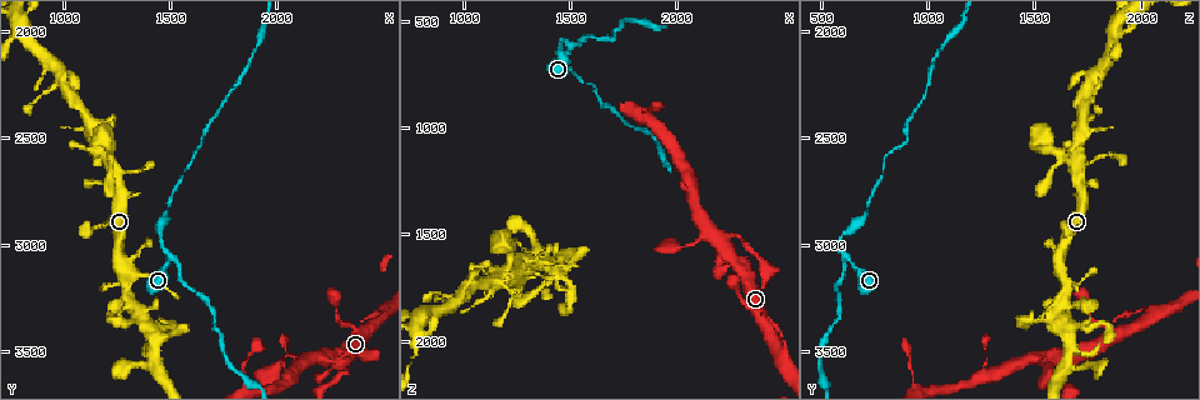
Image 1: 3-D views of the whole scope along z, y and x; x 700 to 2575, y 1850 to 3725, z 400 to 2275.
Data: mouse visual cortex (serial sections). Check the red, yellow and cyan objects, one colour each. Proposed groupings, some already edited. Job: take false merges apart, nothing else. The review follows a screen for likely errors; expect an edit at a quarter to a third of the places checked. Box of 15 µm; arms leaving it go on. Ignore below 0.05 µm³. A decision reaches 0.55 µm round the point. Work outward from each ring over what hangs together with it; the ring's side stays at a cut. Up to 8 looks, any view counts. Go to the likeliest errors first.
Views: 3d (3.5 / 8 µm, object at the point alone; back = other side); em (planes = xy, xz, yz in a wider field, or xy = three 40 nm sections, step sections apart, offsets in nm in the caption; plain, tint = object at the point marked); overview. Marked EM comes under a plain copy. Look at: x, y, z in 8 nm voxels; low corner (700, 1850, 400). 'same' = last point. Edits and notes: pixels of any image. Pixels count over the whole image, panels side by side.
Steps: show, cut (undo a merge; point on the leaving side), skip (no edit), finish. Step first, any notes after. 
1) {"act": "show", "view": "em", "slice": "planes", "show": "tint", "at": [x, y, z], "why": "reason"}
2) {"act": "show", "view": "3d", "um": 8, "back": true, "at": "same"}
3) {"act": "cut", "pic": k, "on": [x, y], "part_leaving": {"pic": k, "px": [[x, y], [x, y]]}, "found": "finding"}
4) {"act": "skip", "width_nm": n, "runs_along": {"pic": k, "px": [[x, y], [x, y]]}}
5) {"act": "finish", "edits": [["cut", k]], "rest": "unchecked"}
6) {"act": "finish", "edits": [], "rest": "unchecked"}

{"act": "show", "view": "3d", "um": 3.5, "back": true, "at": [1480, 3050, 620], "why": "three-way junction"}

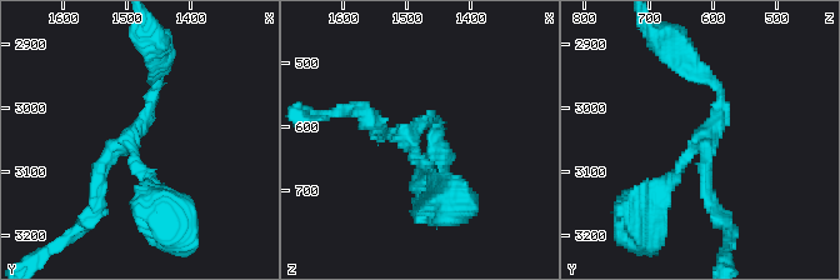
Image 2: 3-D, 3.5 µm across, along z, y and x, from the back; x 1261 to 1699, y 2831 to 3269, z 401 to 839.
{"act": "show", "view": "em", "slice": "xy", "step": 3, "show": "tint", "at": [1495, 3055, 620]}

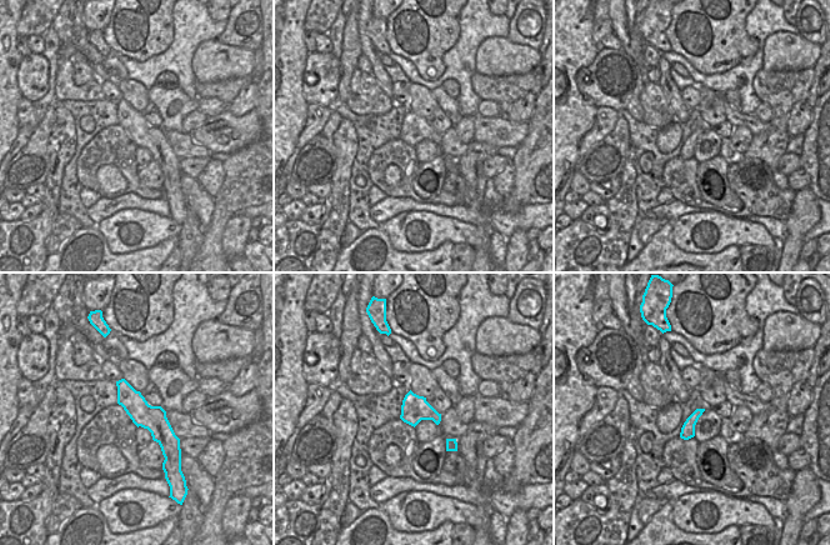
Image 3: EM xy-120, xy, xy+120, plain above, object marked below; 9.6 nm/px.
{"act": "skip", "arm_widths_nm": [150, 150, 200], "runs_along": {"pic": 2, "px": [[653, 203], [718, 119], [720, 91], [704, 73]]}, "found": "all the same cell"}

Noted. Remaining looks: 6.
{"act": "show", "view": "3d", "um": 8, "at": [2290, 3520, 1660], "why": "two arms at a narrow angle"}

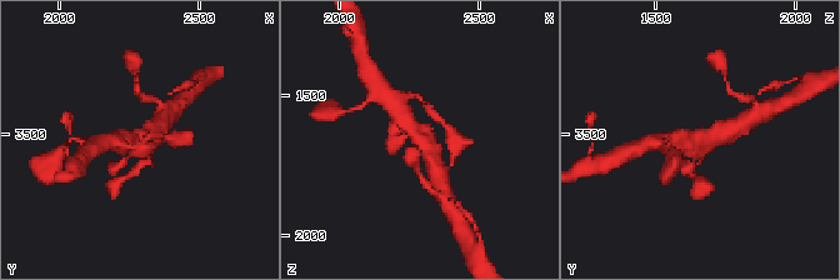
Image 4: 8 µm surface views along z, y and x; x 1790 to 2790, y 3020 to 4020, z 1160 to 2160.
{"act": "show", "view": "3d", "um": 3.5, "at": [2310, 3540, 1650], "why": "zoom in"}

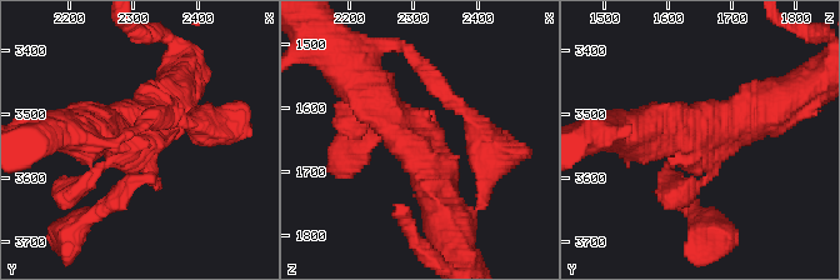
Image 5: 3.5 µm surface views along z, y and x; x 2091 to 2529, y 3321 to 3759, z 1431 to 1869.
{"act": "show", "view": "em", "slice": "xy", "step": 3, "show": "tint", "at": [2300, 3525, 1660]}

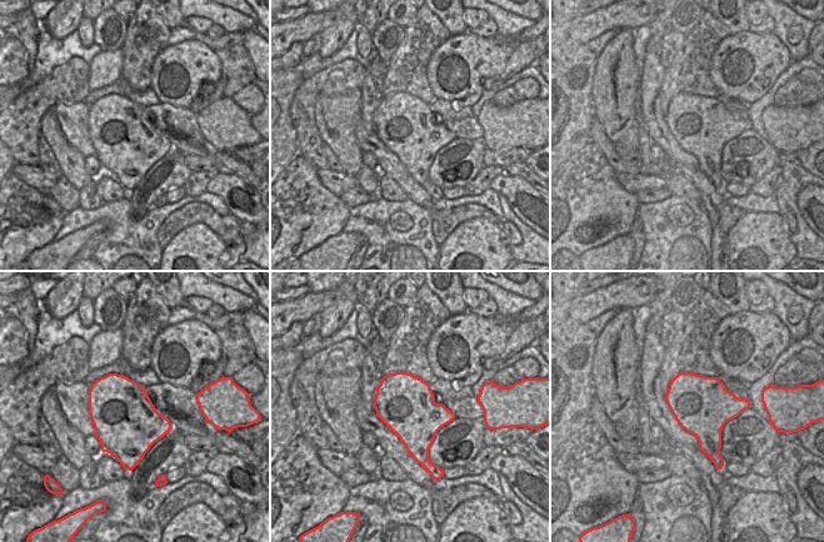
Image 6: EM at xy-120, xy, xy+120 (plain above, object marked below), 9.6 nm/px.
{"act": "skip", "width_nm": 550, "runs_along": {"pic": 5, "px": [[443, 209], [416, 148], [359, 78]]}, "found": "all the same cell"}

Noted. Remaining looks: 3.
{"act": "show", "view": "3d", "um": 3.5, "at": [1470, 2830, 720], "why": "sudden change in width"}

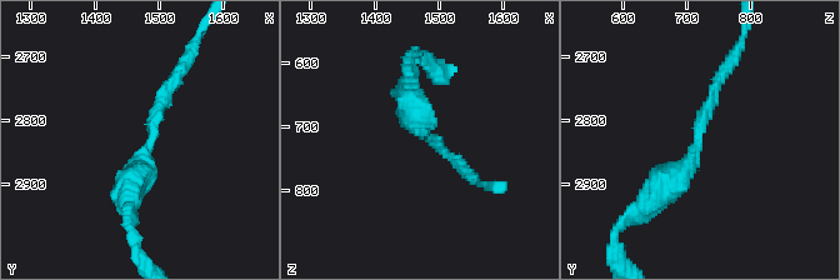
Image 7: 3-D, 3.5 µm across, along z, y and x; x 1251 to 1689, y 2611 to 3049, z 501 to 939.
{"act": "show", "view": "em", "slice": "xy", "step": 1, "show": "tint", "at": [1485, 2835, 715], "arm_widths_nm": [150, 350], "why": "now the EM"}

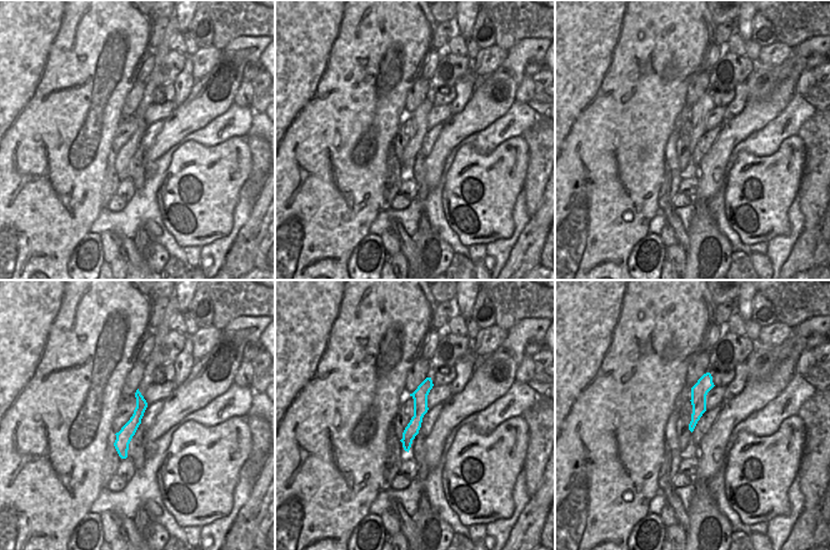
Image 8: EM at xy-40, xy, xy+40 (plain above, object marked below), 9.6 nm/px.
{"act": "skip", "runs_along": {"pic": 8, "px": [[428, 381], [406, 446]]}, "found": "continuous, no second cell"}

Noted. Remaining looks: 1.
{"act": "finish", "edits": [], "rest": "unchecked"}

